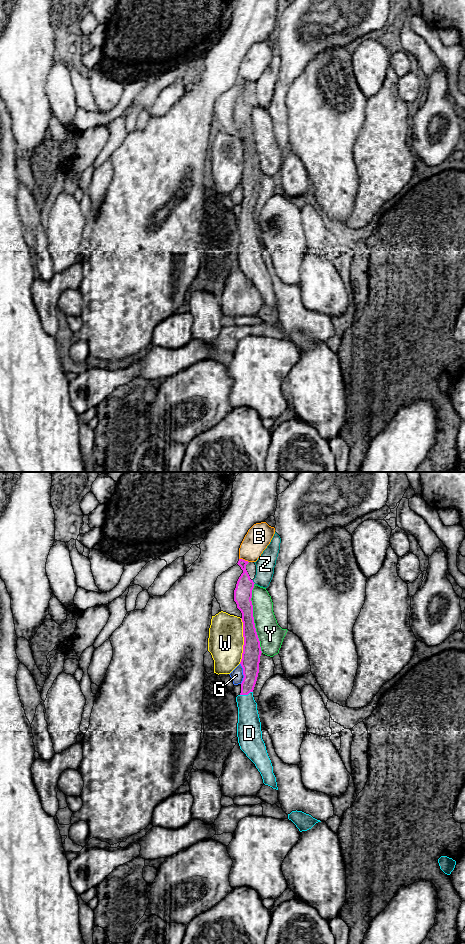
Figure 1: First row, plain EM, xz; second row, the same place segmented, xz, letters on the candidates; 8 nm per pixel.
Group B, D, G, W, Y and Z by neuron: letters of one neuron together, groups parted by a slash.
B / D / G / W / Y / Z

